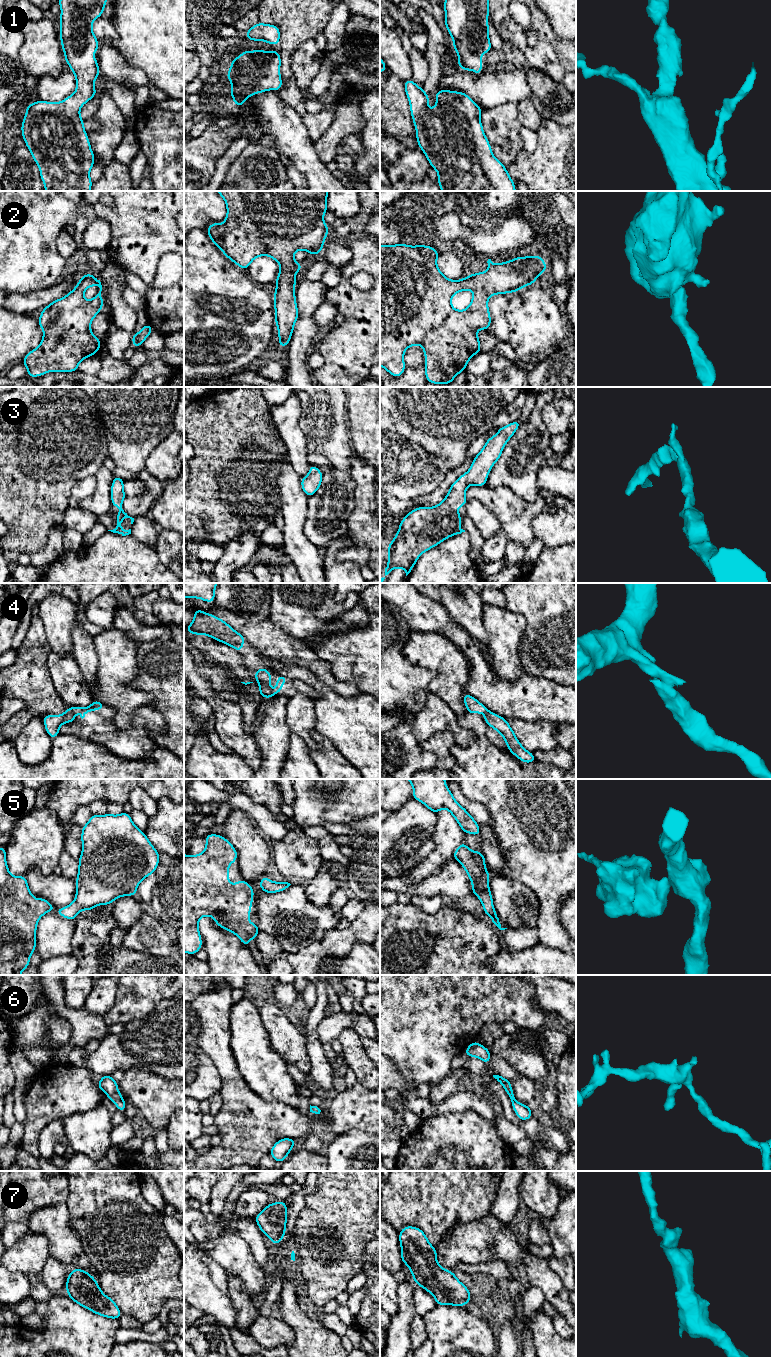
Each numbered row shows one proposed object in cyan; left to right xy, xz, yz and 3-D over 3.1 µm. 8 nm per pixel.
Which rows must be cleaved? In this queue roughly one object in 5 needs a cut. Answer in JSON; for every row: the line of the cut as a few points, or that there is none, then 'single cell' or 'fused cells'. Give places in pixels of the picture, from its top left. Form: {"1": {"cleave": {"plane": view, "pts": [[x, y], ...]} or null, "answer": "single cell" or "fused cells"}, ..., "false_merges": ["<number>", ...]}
{"1": {"cleave": null, "answer": "single cell"}, "2": {"cleave": null, "answer": "single cell"}, "3": {"cleave": null, "answer": "single cell"}, "4": {"cleave": {"plane": "xz", "pts": [[259, 683], [265, 683], [269, 687]]}, "answer": "fused cells"}, "5": {"cleave": null, "answer": "single cell"}, "6": {"cleave": null, "answer": "single cell"}, "7": {"cleave": null, "answer": "single cell"}, "false_merges": ["4"]}

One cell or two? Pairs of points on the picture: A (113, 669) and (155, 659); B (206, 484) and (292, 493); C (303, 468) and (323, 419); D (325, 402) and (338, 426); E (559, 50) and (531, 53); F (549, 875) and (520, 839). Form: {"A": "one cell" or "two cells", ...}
{"A": "two cells", "B": "two cells", "C": "two cells", "D": "one cell", "E": "one cell", "F": "one cell"}

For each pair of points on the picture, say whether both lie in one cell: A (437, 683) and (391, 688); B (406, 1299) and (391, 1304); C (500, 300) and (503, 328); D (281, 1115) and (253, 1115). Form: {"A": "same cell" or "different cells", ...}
{"A": "different cells", "B": "different cells", "C": "same cell", "D": "same cell"}

